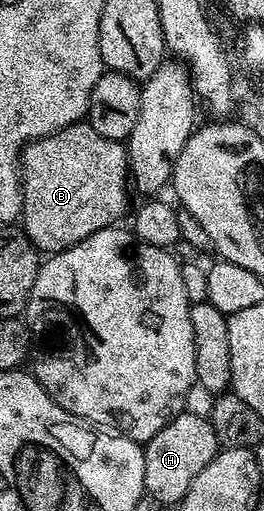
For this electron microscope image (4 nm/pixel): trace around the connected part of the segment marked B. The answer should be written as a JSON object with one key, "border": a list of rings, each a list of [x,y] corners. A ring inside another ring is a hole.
{"border":[[[85,120],[71,124],[54,134],[49,134],[46,138],[33,139],[21,152],[19,173],[21,176],[21,216],[19,222],[33,245],[37,247],[38,251],[44,252],[46,255],[57,254],[61,250],[66,250],[83,240],[87,240],[87,236],[91,236],[103,228],[118,225],[122,221],[120,218],[124,216],[125,209],[129,206],[129,194],[125,191],[125,182],[127,186],[127,179],[131,174],[128,149],[121,142],[111,140],[107,136],[99,136],[99,132],[95,132],[95,128],[91,128],[88,121]]]}

